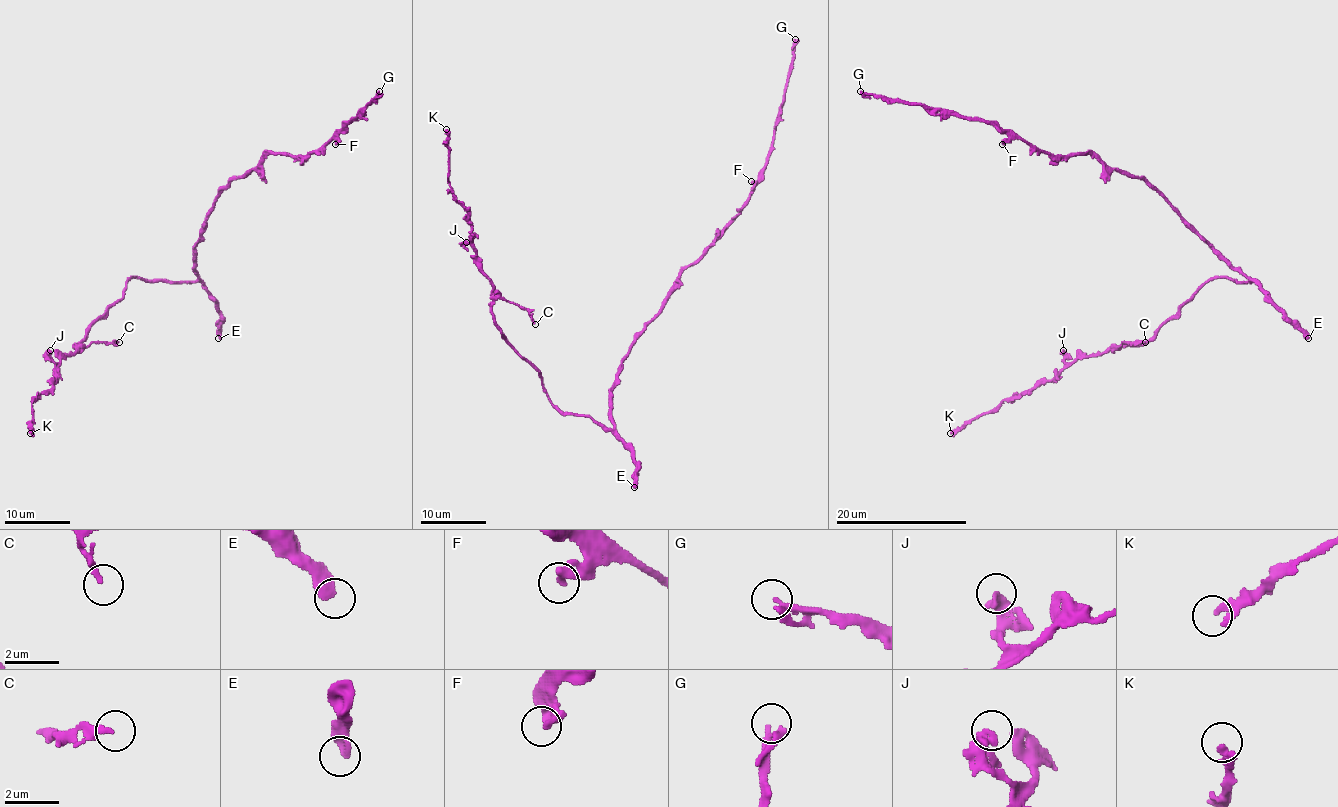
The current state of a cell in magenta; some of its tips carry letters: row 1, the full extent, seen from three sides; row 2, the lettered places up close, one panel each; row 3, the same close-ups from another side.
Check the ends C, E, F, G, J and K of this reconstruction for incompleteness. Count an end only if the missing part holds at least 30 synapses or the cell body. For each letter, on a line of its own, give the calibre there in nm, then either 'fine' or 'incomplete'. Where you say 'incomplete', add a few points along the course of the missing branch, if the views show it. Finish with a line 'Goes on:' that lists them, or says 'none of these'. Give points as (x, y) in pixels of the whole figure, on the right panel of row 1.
C: calibre 160 nm; fine
E: calibre 400 nm; fine
F: calibre 280 nm; fine
G: calibre 280 nm; incomplete
J: calibre 360 nm; fine
K: calibre 280 nm; fine
Goes on: G

